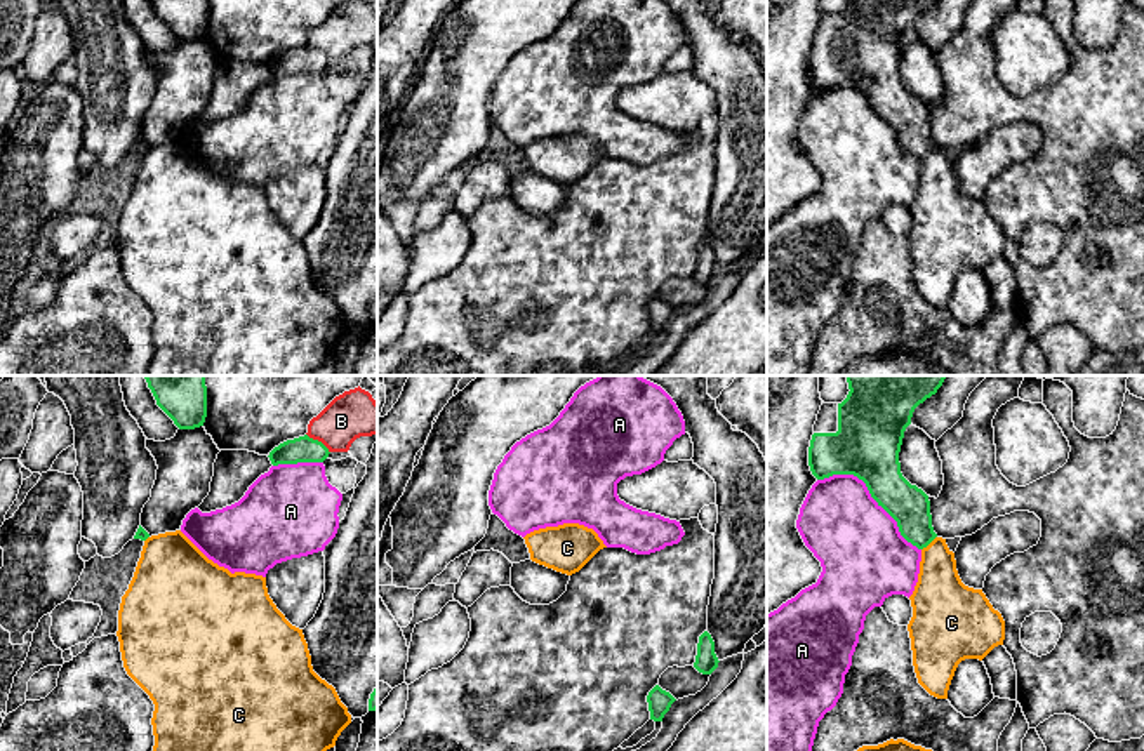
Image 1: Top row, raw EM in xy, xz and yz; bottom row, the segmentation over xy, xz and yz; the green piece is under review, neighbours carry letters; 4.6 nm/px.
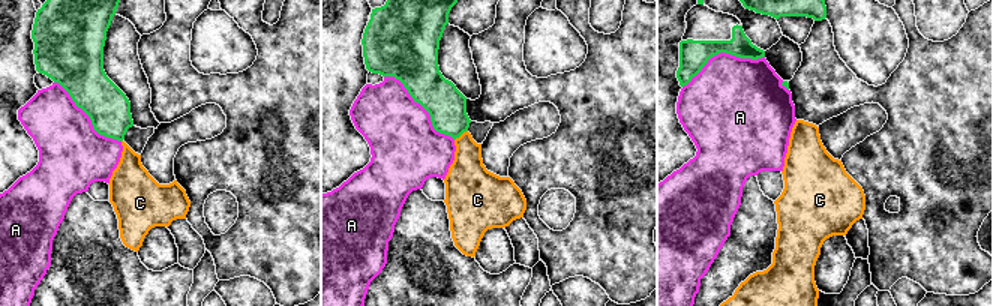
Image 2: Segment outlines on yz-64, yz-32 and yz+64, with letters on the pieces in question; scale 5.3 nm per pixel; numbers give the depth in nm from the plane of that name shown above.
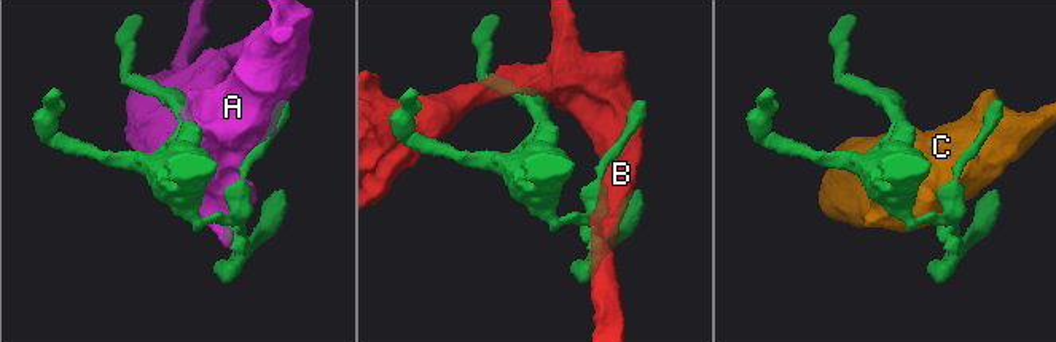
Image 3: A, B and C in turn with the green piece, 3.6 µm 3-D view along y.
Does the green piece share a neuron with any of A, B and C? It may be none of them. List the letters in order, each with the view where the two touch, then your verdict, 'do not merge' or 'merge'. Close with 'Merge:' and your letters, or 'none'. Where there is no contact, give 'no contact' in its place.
A: contact in yz; do not merge
B: contact in xy; do not merge
C: contact in yz; do not merge
Merge: none

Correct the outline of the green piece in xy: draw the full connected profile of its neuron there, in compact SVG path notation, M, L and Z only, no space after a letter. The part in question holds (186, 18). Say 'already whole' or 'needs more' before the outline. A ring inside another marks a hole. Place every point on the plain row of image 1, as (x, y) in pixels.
already whole; M151 0L156 16L179 40L203 37L207 28L207 0Z

